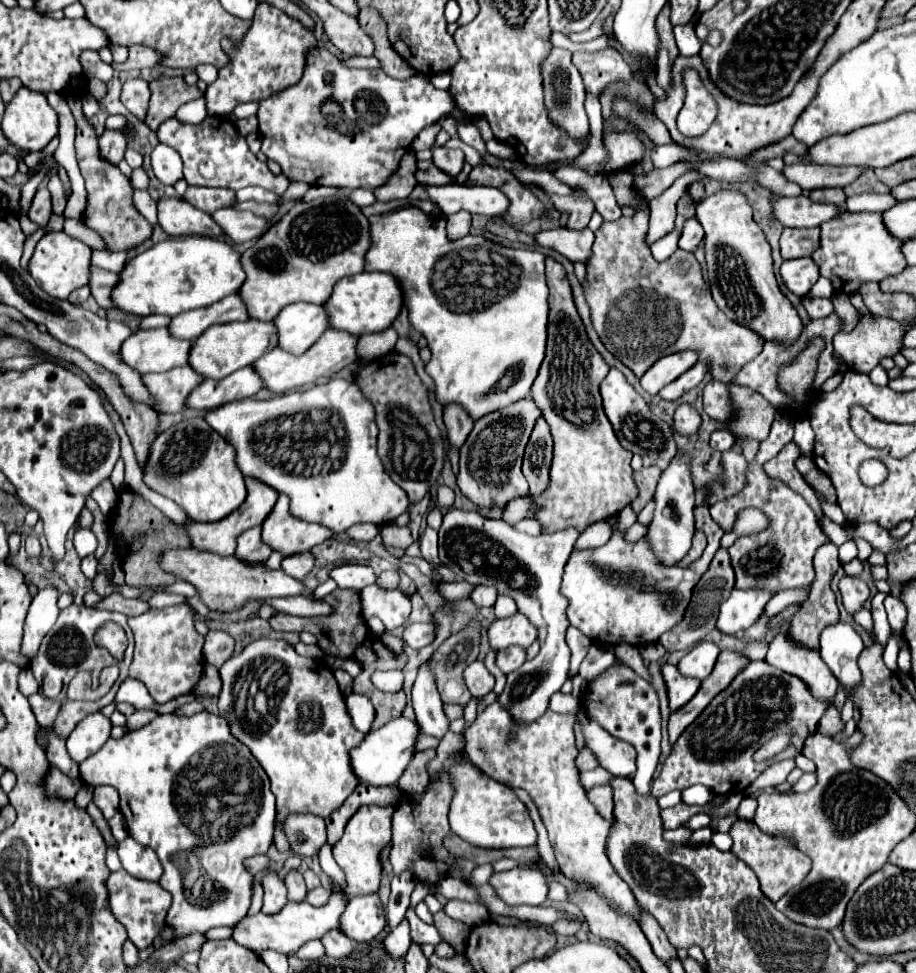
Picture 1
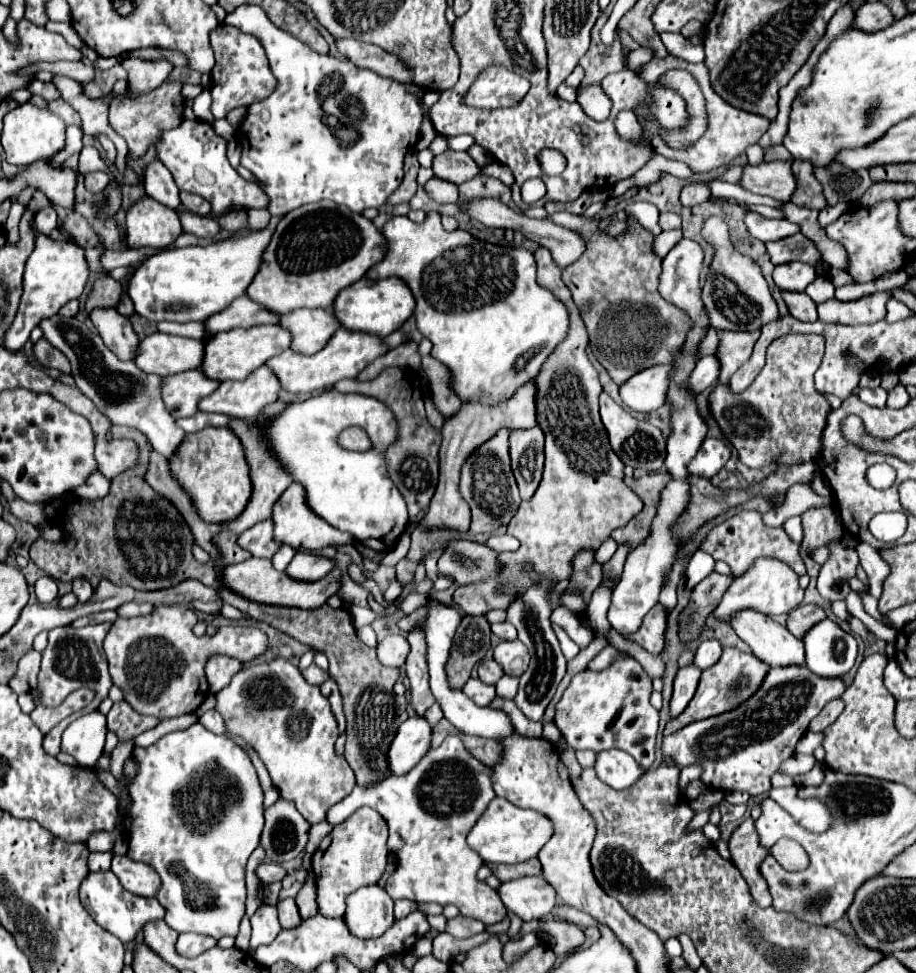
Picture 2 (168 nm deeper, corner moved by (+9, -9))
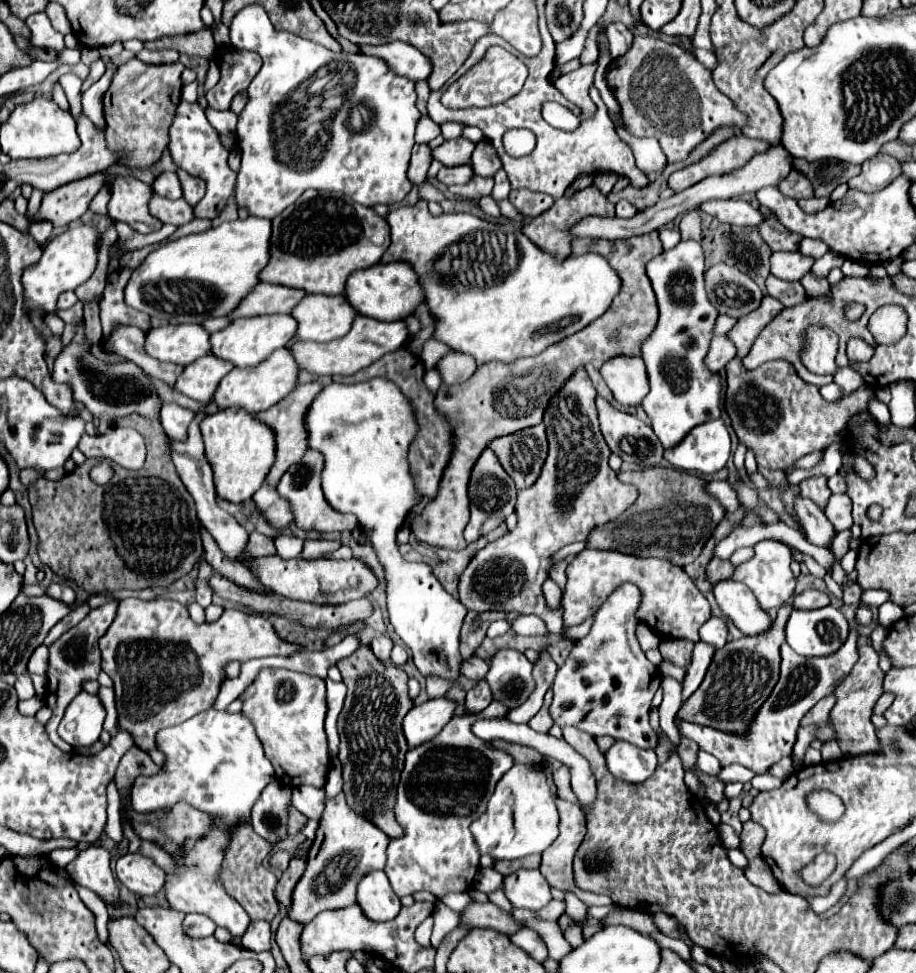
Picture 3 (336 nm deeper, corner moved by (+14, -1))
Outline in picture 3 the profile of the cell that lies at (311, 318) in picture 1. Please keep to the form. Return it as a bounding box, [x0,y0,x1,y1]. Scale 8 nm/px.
[292,295,358,341]

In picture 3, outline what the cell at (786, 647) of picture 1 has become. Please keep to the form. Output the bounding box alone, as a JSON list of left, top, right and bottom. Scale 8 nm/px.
[714,579,772,635]

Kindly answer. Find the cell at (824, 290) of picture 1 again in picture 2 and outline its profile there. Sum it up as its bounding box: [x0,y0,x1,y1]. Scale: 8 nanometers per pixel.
[805,277,835,305]

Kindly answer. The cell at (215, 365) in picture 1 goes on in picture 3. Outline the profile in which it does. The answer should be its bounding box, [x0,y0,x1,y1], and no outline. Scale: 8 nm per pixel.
[210,315,298,367]

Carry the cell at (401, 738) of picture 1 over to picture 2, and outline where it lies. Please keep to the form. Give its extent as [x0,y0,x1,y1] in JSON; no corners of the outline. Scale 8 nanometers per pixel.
[387,717,431,775]

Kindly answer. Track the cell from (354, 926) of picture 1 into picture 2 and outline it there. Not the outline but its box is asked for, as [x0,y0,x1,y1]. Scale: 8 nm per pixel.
[343,885,393,939]

